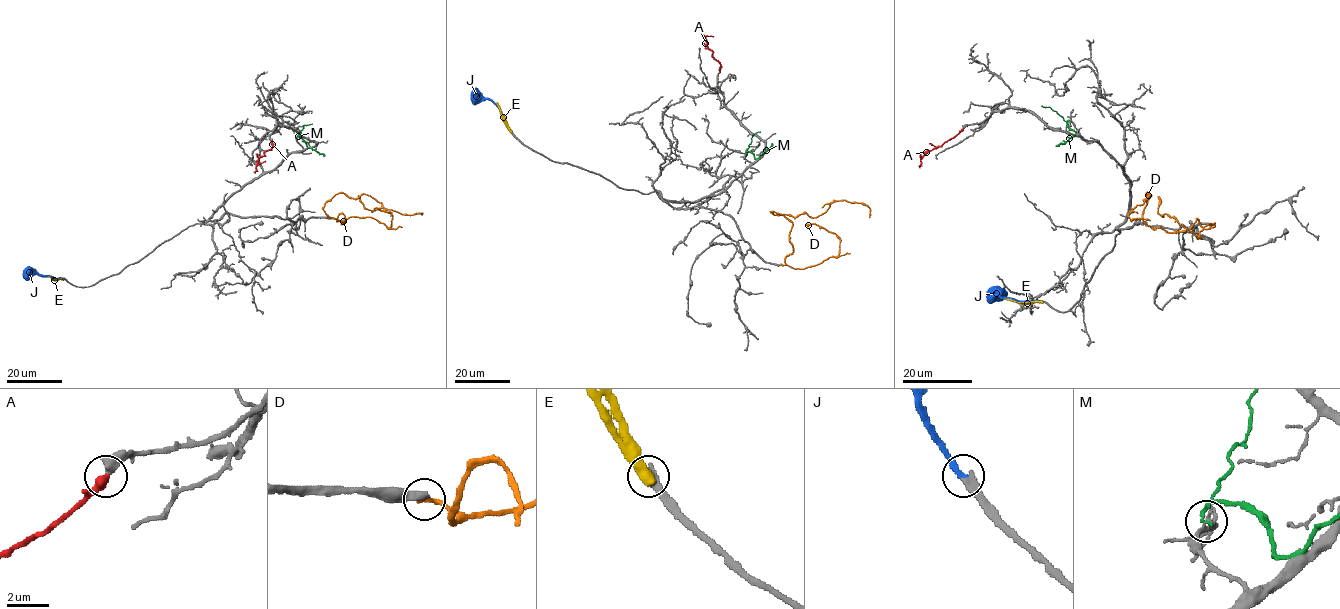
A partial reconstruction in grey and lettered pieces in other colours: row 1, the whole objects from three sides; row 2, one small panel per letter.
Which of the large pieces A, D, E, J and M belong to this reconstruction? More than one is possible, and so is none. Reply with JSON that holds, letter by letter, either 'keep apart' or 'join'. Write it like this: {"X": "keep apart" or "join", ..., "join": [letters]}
{"A": "join", "D": "keep apart", "E": "keep apart", "J": "join", "M": "keep apart", "join": ["A", "J"]}

